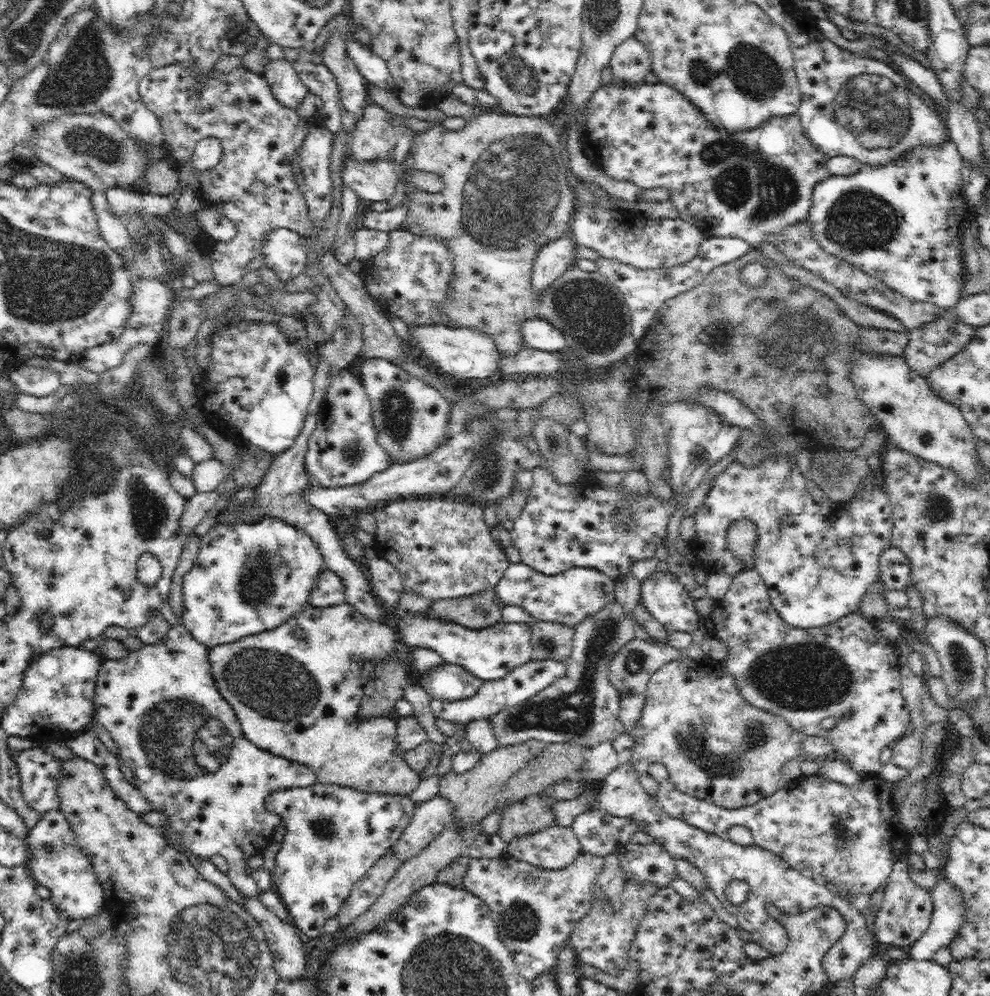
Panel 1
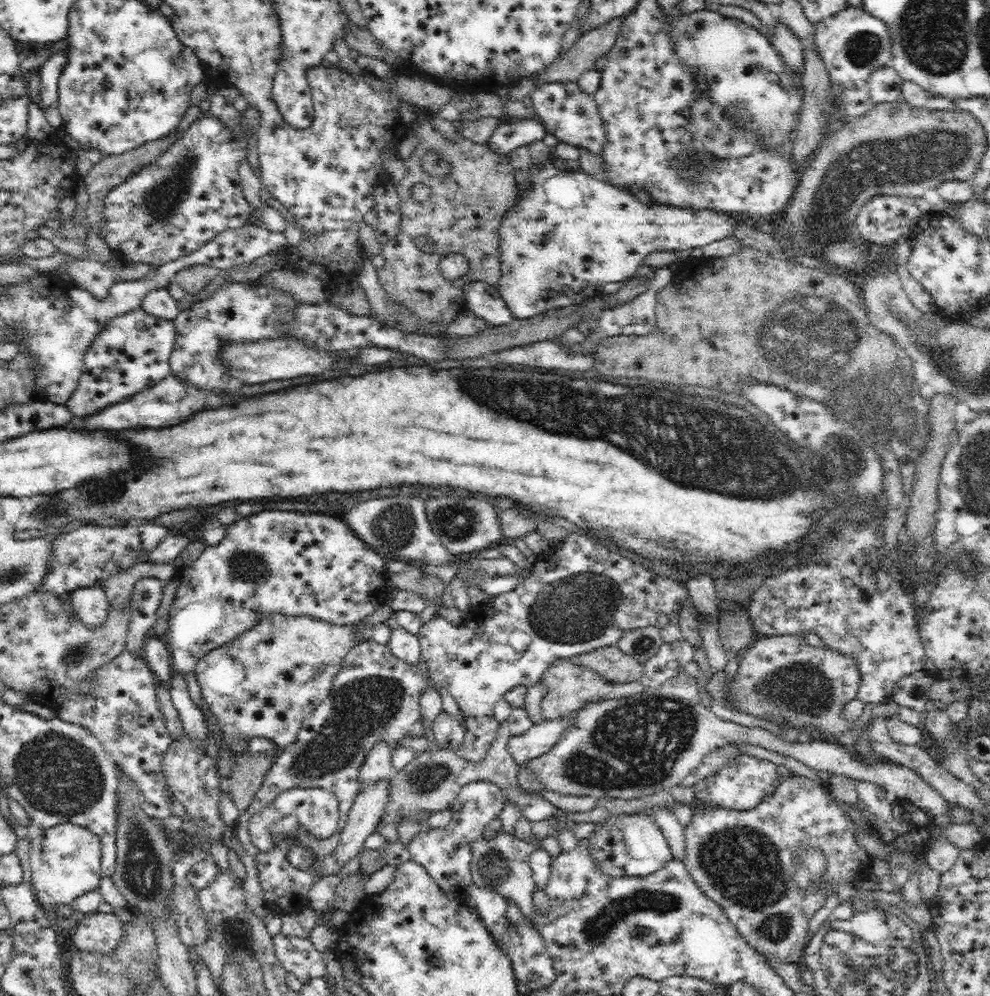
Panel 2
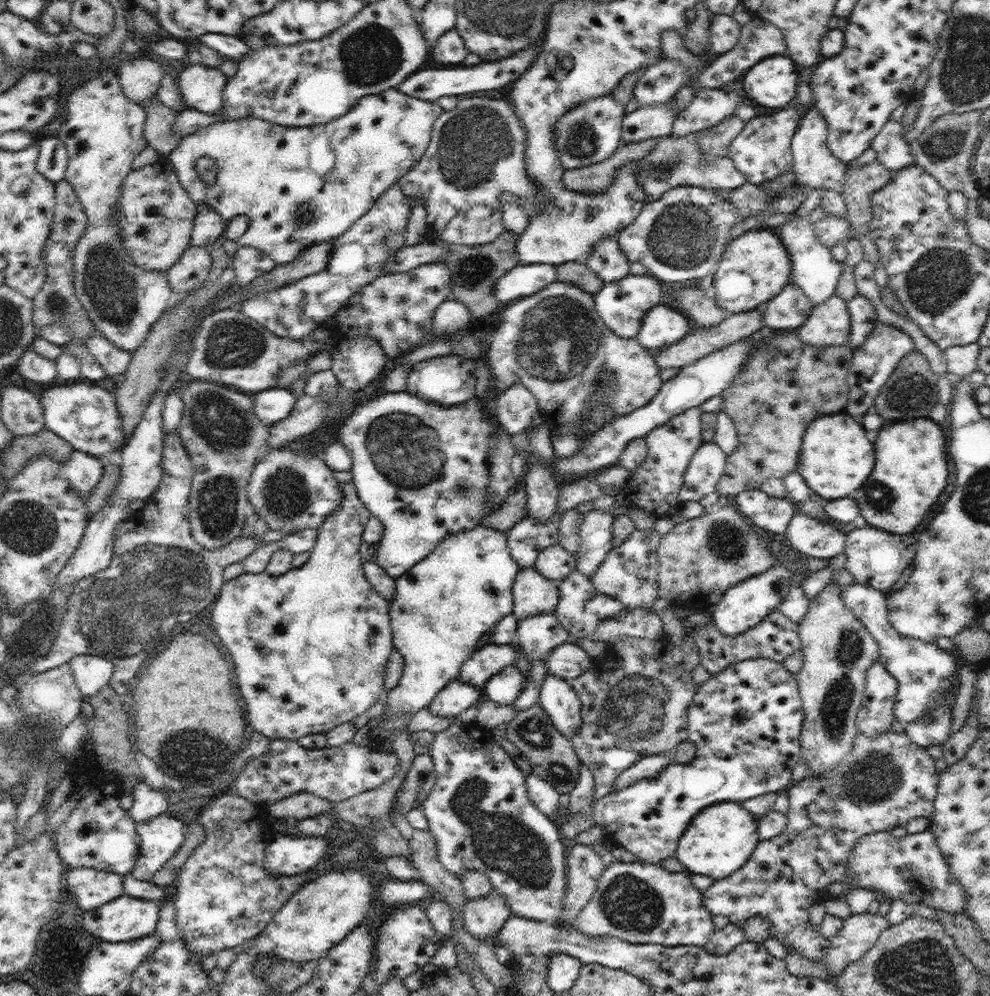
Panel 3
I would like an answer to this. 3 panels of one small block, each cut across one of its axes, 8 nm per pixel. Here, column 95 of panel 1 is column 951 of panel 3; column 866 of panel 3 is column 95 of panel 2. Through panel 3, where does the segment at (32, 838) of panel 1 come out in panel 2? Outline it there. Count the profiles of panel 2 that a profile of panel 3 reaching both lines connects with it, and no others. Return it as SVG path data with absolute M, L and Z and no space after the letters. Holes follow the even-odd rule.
M72 823L57 824L49 829L34 831L31 835L29 848L29 865L31 868L31 887L41 907L54 923L56 918L55 908L59 905L70 905L76 898L84 896L87 892L96 890L98 882L102 880L104 874L101 867L101 844L96 834L87 828Z

